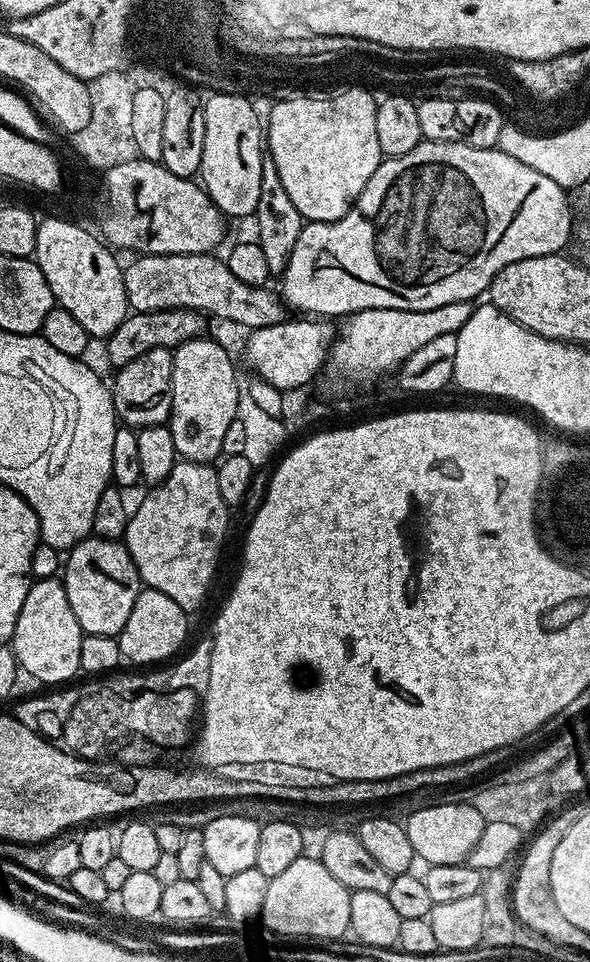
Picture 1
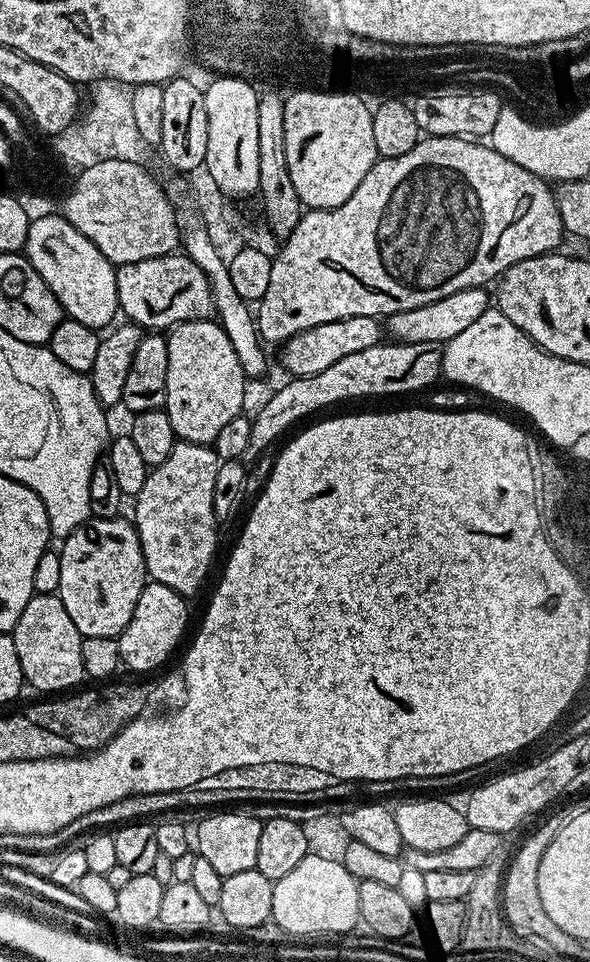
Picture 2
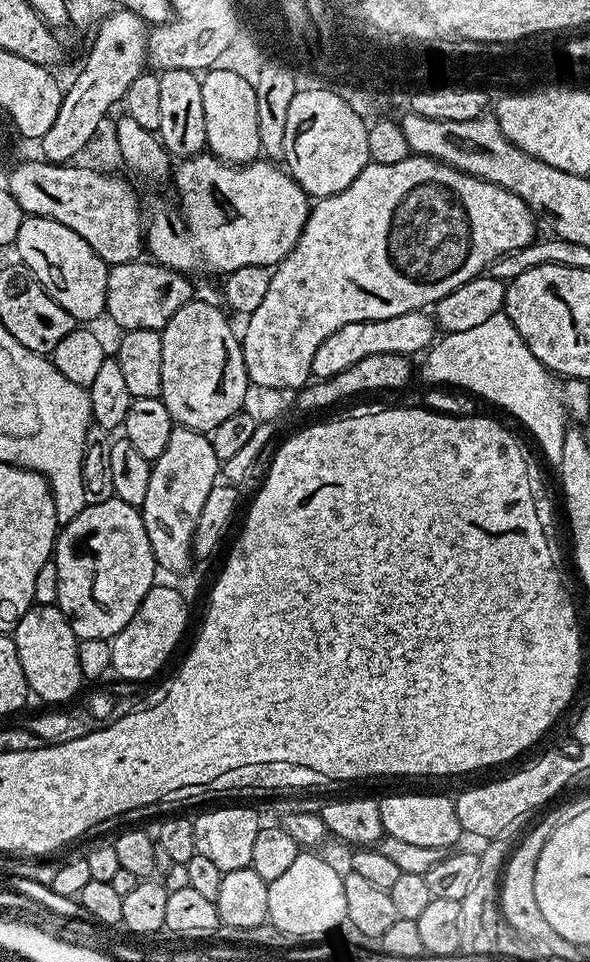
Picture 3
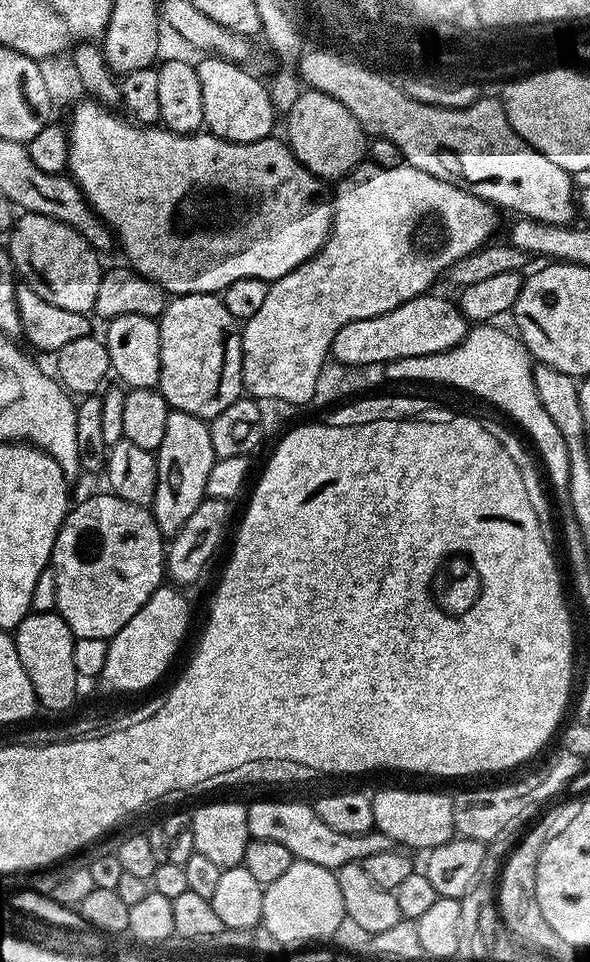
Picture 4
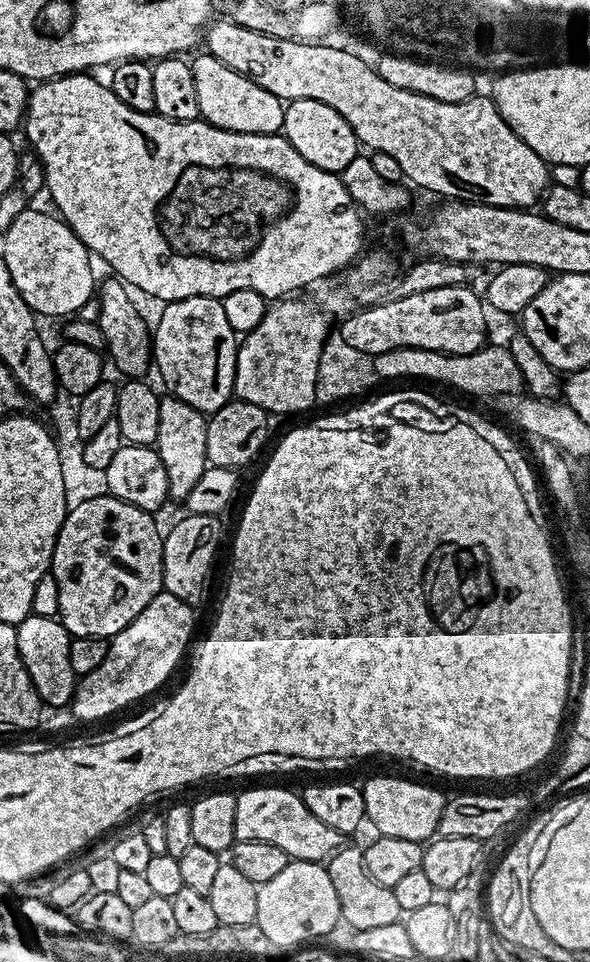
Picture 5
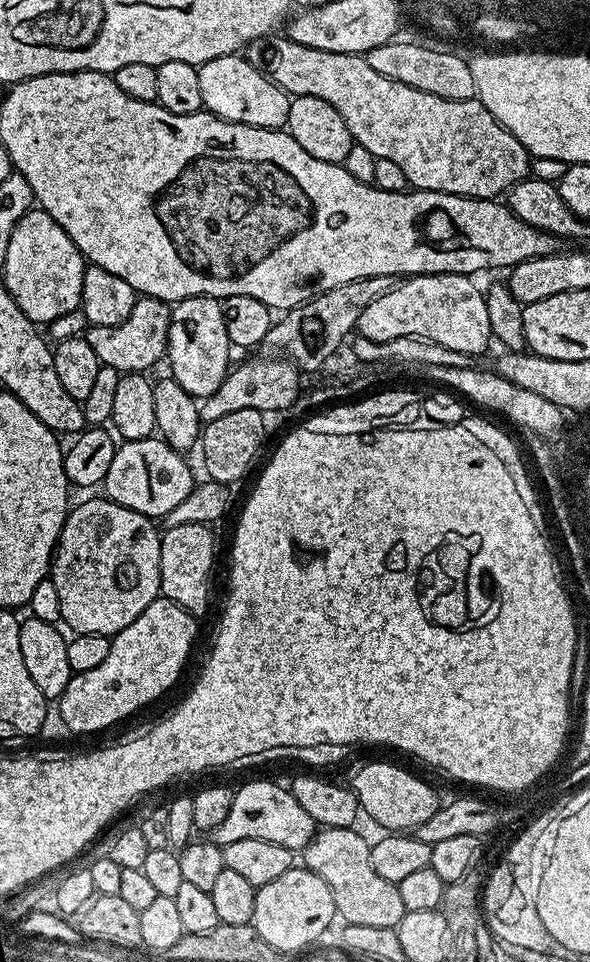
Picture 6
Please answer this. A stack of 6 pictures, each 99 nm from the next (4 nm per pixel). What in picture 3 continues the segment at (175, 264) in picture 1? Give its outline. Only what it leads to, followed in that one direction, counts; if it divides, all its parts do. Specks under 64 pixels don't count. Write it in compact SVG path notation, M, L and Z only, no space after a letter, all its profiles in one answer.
M139 259L130 263L113 264L108 269L105 313L124 332L130 329L164 328L166 322L170 322L170 318L174 318L174 314L178 314L178 310L182 310L182 306L186 306L194 298L192 284L188 281L191 279L185 273L168 268L164 264L145 262L147 261Z

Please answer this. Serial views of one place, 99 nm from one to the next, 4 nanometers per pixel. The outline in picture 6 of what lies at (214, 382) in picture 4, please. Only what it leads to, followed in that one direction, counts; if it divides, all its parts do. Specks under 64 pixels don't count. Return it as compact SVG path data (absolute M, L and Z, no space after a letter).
M191 296L185 300L175 301L169 314L170 334L166 365L171 379L186 390L186 394L203 398L212 396L222 386L230 371L228 359L234 353L234 345L228 341L224 305L214 296Z

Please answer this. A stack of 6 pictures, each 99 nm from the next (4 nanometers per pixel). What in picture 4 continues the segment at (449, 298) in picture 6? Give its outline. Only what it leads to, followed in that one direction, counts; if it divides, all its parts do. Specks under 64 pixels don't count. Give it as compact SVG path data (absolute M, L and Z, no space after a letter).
M425 294L398 306L381 316L350 322L338 330L332 343L331 359L350 367L363 367L366 363L389 364L398 358L414 358L422 354L445 352L458 346L468 333L470 324L459 307L440 296Z

